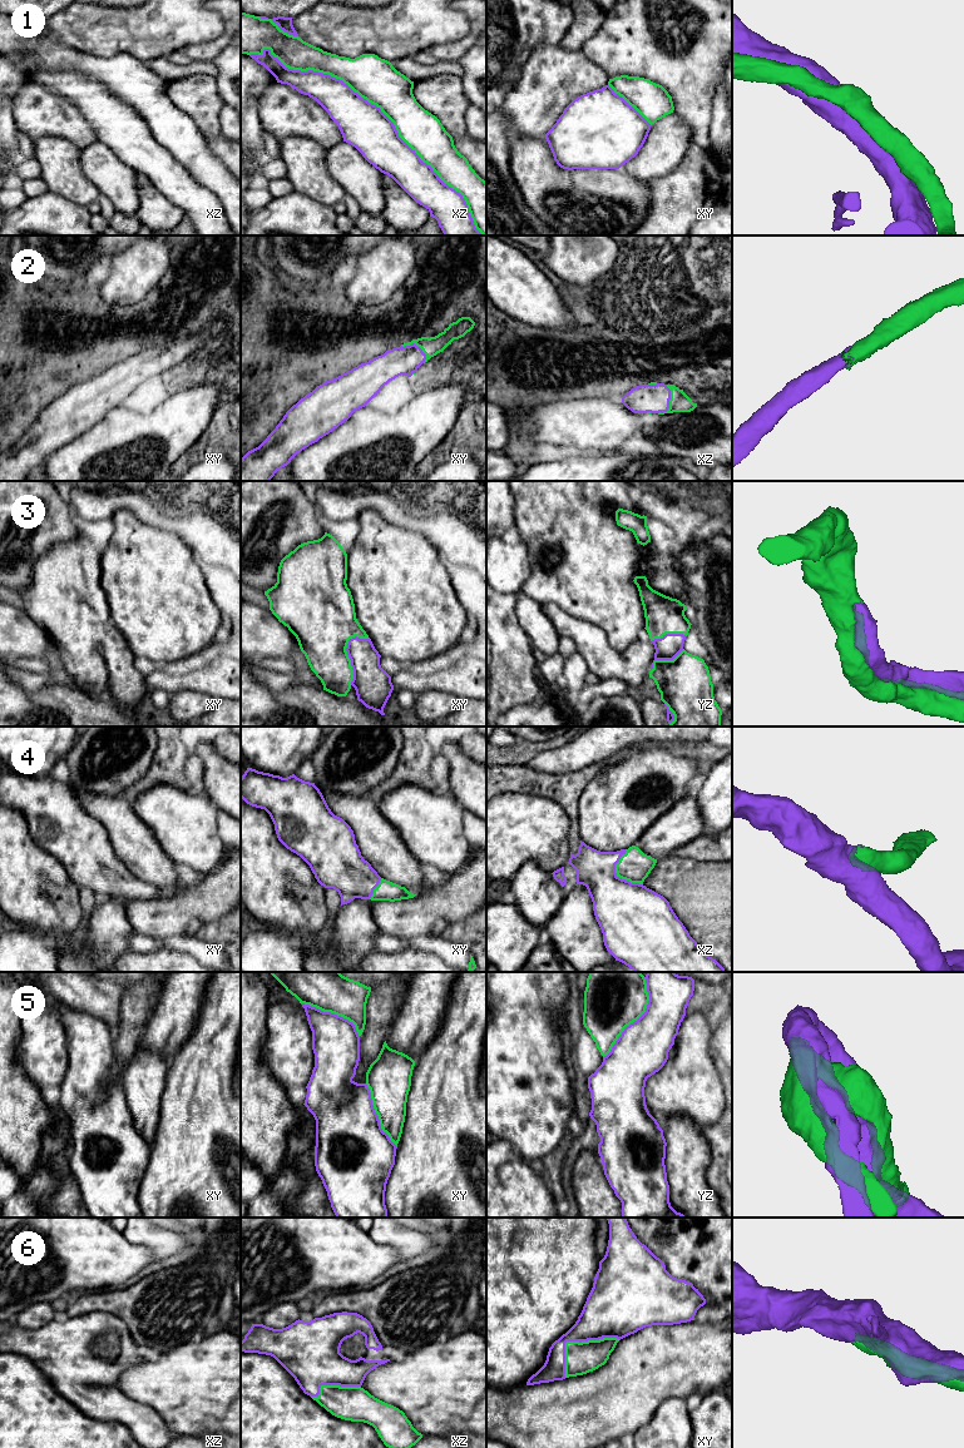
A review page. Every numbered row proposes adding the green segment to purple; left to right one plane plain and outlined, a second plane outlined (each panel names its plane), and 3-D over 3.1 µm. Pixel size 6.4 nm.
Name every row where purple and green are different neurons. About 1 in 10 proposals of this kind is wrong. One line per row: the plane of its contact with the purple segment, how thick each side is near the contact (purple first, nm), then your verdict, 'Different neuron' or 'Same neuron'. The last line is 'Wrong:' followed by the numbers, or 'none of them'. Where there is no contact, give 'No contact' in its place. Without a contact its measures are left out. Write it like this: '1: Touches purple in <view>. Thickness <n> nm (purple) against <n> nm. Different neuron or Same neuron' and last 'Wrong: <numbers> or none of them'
1: Touches purple in xz. Thickness 300 nm (purple) against 280 nm. Same neuron
2: Touches purple in xz. Thickness 190 nm (purple) against 130 nm. Same neuron
3: Touches purple in xy. Thickness 220 nm (purple) against 400 nm. Same neuron
4: Touches purple in xz. Thickness 380 nm (purple) against 200 nm. Same neuron
5: Touches purple in yz. Thickness 340 nm (purple) against 400 nm. Same neuron
6: Touches purple in xy. Thickness 300 nm (purple) against 200 nm. Same neuron
Wrong: none of them

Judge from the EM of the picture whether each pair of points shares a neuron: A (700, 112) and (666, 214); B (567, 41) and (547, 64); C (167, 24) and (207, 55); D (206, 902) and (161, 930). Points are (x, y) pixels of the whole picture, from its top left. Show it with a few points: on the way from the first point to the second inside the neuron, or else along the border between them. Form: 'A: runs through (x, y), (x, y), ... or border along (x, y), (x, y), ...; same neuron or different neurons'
A: border along (692, 140), (710, 149); different neurons
B: border along (558, 45), (565, 49), (581, 50); different neurons
C: border along (221, 35), (203, 43), (184, 44), (178, 49); different neurons
D: runs through (194, 906), (172, 918); same neuron

